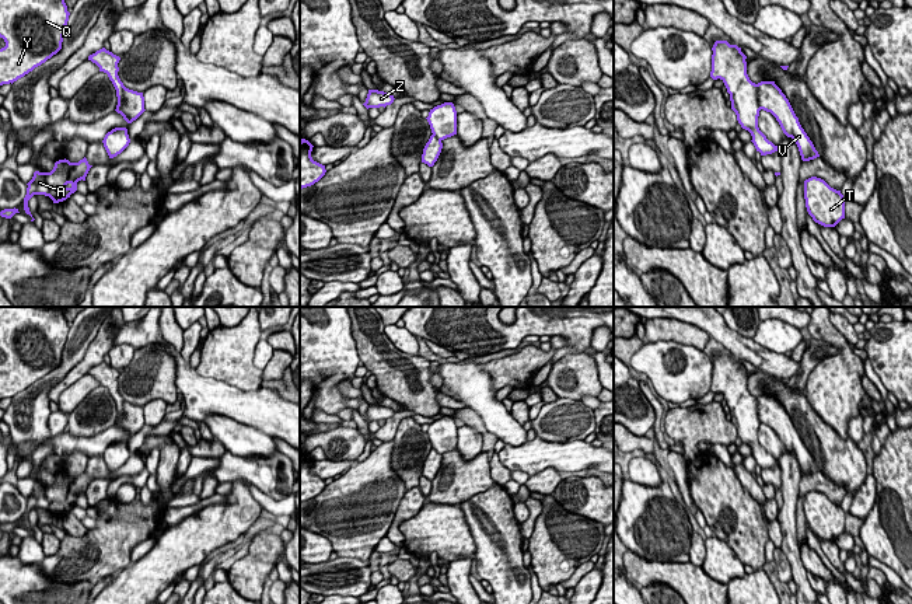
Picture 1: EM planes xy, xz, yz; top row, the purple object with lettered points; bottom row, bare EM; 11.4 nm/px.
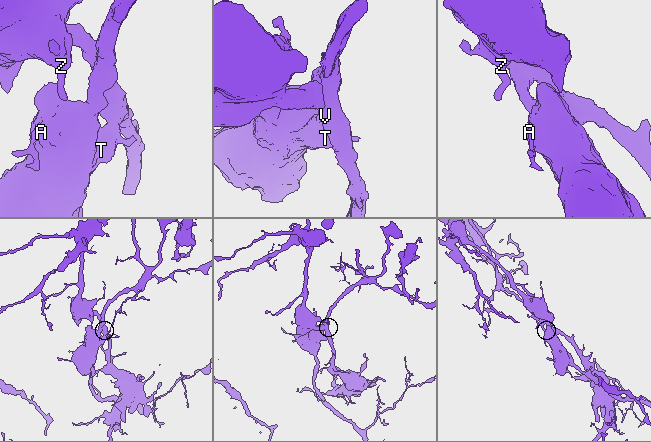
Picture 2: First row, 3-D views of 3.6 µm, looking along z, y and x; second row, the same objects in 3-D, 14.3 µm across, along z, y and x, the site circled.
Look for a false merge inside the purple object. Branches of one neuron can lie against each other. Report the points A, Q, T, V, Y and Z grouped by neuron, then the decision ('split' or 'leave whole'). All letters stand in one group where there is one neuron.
groups A Q T V Y Z; leave whole

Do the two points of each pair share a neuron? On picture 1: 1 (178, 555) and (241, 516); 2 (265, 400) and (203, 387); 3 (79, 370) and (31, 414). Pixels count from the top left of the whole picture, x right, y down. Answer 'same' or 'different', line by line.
1: same
2: same
3: different

